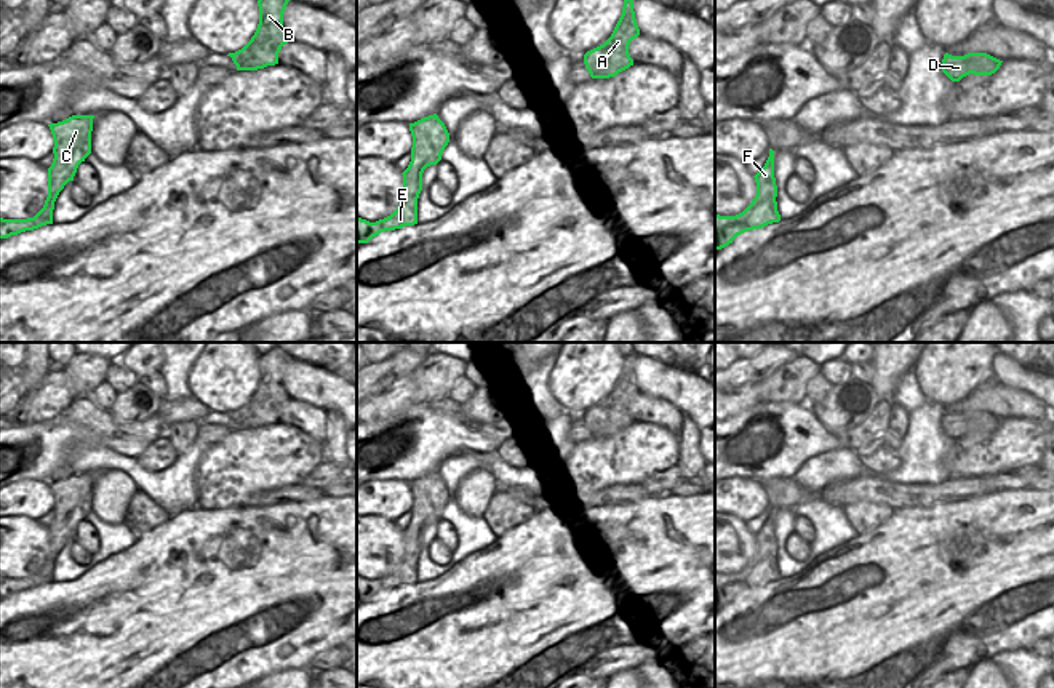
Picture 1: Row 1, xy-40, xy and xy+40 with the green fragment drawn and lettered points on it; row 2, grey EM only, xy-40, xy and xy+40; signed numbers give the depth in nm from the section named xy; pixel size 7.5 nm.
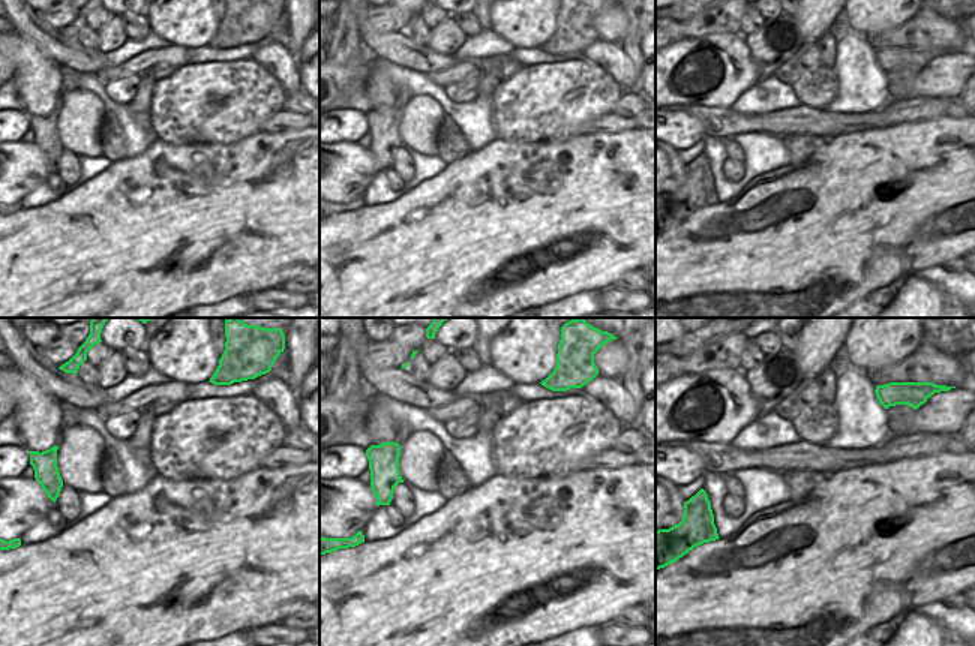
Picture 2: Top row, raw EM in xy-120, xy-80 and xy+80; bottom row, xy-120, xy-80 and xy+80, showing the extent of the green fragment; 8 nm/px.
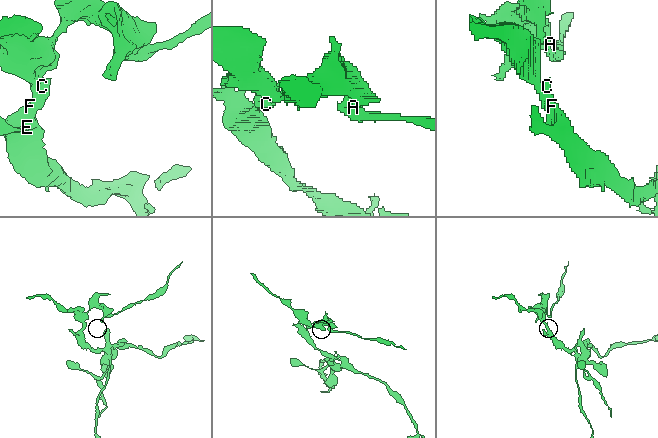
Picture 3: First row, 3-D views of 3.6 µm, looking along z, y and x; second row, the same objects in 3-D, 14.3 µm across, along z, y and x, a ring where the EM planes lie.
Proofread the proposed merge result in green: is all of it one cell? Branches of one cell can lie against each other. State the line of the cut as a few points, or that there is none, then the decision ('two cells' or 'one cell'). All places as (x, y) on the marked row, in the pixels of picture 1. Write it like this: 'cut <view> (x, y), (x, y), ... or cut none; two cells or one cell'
cut xy (586, 63), (595, 74), (603, 77); two cells

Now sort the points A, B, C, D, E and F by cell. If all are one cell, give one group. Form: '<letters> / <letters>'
A B C E F / D

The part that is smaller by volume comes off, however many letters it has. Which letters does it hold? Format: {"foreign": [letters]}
{"foreign": ["D"]}

